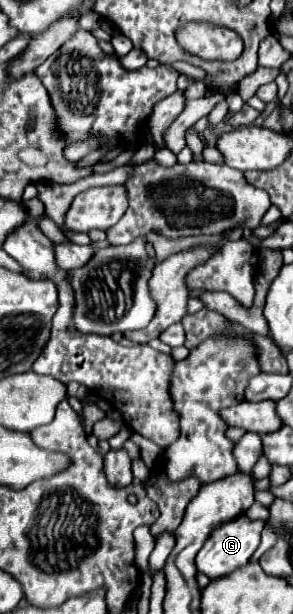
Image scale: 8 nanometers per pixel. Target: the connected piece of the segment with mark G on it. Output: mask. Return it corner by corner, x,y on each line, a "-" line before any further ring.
240,515
234,521
228,521
228,523
222,523
220,527
216,527
210,533
210,537
206,539
204,547
196,555
196,567
198,567
198,571
206,573
210,579
218,579
222,575
232,573
234,569
246,565
250,561
252,553
260,545
260,535
262,535
264,523
266,521
260,521
260,519
254,521
254,519
248,519
246,515

